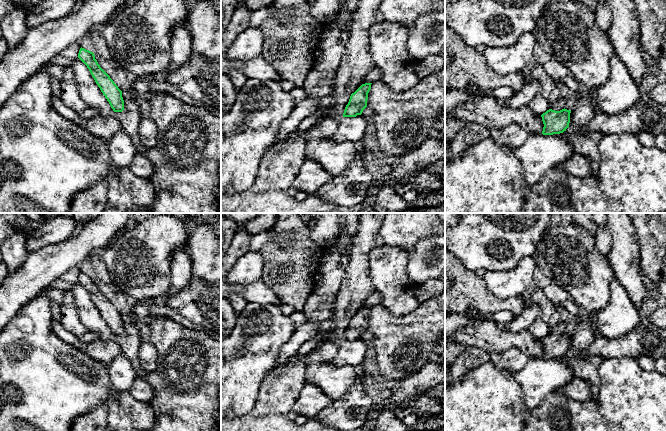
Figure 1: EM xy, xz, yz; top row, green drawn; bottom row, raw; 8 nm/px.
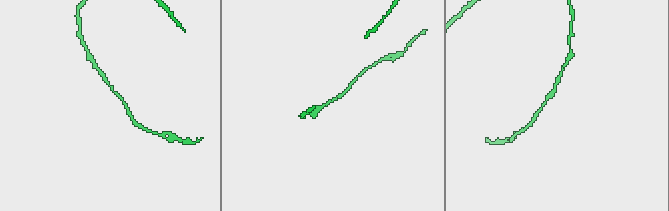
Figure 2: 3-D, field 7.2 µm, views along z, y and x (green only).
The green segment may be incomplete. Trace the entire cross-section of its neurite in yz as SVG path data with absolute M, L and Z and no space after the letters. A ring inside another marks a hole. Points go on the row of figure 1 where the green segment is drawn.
M565 108L560 111L549 109L543 113L541 115L544 124L542 134L553 135L566 131L570 123L570 113L571 110Z

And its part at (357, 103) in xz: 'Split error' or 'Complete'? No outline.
Complete

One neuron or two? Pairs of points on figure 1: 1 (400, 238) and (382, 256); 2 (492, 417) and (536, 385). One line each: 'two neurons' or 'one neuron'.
1: two neurons
2: two neurons

